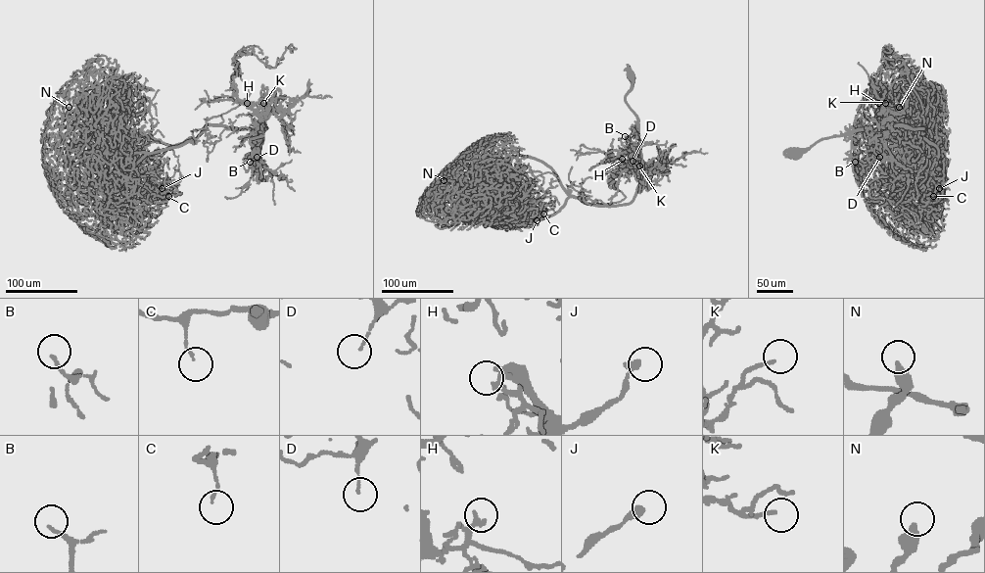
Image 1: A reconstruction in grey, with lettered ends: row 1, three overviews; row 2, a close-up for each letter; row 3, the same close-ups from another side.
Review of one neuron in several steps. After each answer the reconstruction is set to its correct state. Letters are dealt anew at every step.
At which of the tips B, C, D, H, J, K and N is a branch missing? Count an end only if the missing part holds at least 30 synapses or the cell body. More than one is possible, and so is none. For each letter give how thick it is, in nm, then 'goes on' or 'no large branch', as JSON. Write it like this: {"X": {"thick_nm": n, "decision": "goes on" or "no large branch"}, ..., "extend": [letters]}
{"B": {"thick_nm": 150, "decision": "no large branch"}, "C": {"thick_nm": 100, "decision": "no large branch"}, "D": {"thick_nm": 100, "decision": "no large branch"}, "H": {"thick_nm": 200, "decision": "no large branch"}, "J": {"thick_nm": 360, "decision": "no large branch"}, "K": {"thick_nm": 140, "decision": "no large branch"}, "N": {"thick_nm": 440, "decision": "no large branch"}, "extend": []}

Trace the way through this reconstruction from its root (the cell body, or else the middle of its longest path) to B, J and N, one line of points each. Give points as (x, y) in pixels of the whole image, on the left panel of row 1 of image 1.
B: (256, 153), (250, 140), (261, 136), (264, 129), (257, 154), (250, 162)
J: (256, 153), (250, 140), (261, 136), (264, 125), (207, 125), (155, 164), (150, 183), (155, 203), (162, 188)
N: (256, 153), (264, 125), (121, 152), (64, 119), (69, 107)

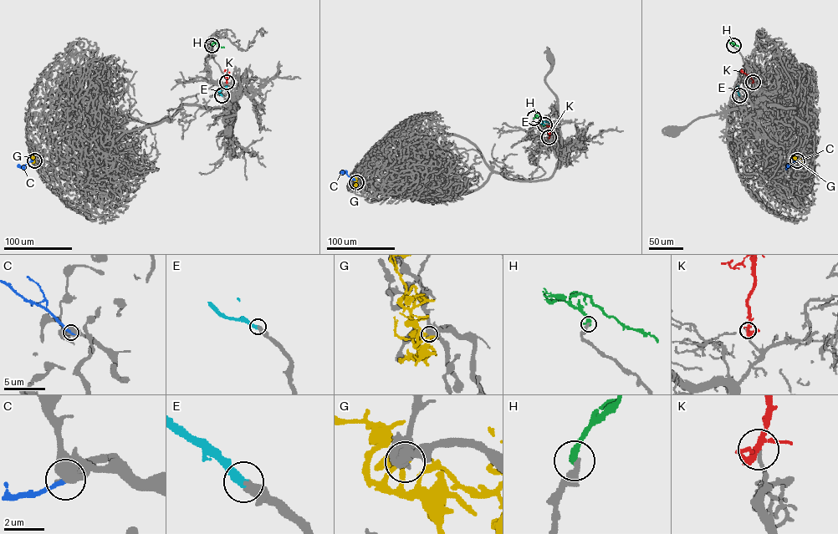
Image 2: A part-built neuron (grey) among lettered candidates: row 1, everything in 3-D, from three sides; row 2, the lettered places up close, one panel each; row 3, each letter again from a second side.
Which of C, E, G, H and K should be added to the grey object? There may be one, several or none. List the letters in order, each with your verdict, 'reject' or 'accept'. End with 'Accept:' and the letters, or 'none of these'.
C: reject
E: accept
G: reject
H: reject
K: reject
Accept: E

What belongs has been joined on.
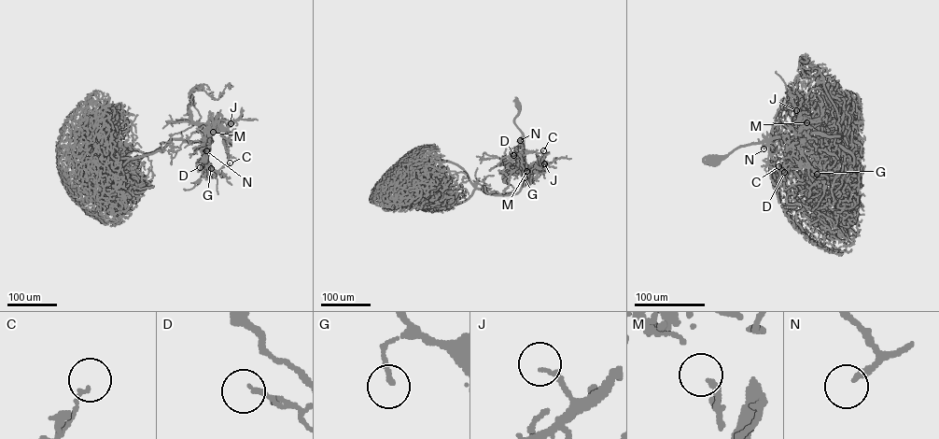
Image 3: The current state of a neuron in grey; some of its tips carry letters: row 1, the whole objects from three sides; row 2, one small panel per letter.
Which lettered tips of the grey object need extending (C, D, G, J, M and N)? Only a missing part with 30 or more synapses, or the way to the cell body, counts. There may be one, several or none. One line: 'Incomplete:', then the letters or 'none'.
Incomplete: N

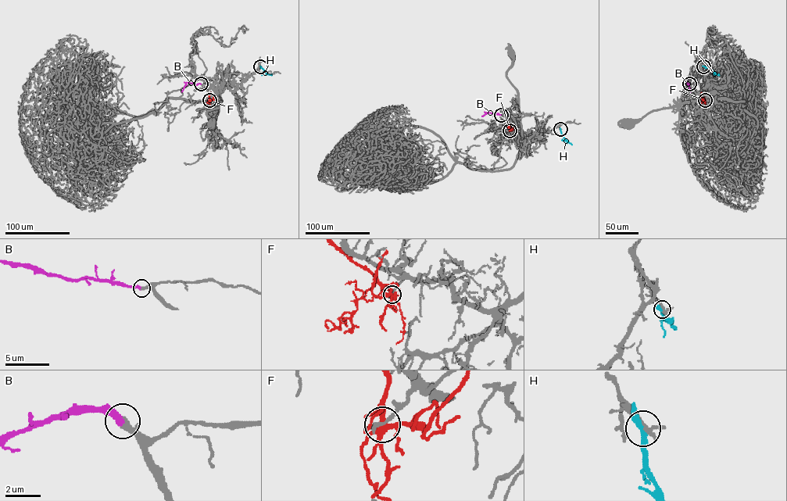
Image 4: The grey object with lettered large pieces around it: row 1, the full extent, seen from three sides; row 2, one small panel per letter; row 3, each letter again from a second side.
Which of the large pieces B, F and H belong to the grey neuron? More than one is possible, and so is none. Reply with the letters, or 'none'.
B

